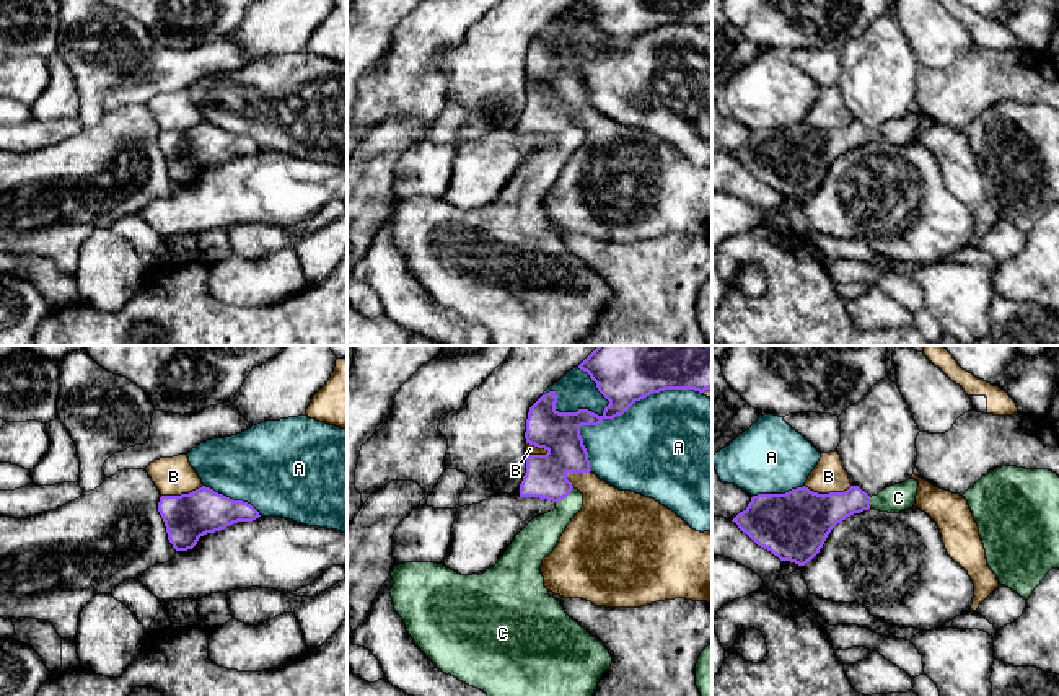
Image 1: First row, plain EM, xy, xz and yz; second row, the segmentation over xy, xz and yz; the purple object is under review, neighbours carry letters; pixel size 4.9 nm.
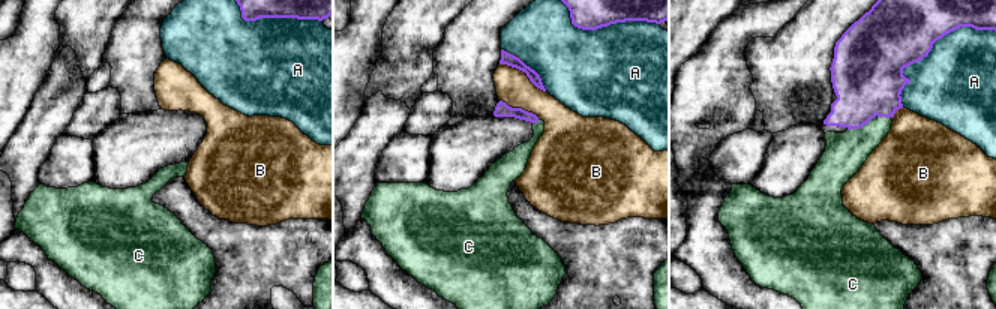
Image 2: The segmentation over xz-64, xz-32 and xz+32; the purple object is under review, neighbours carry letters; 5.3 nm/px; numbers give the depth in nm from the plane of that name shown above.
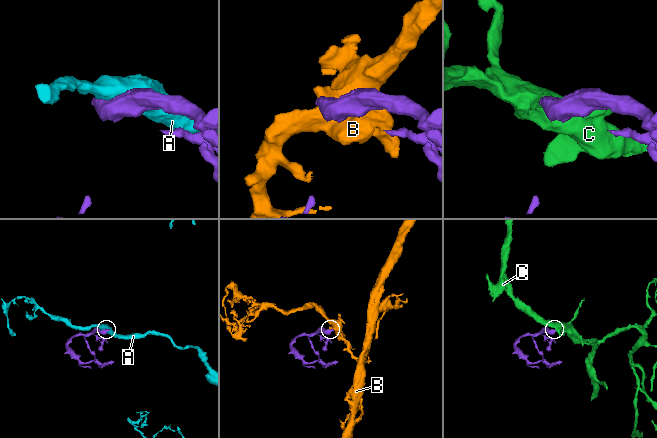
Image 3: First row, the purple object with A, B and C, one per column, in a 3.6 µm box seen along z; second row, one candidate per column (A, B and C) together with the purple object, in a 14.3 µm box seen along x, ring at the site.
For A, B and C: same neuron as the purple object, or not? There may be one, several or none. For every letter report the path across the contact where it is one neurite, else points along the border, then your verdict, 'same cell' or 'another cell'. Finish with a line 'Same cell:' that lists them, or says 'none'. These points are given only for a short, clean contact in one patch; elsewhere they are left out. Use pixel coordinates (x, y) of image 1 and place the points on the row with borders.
A: another cell
B: border along yz (851, 484), (843, 491), (828, 493), (813, 493), (804, 486); another cell
C: runs through xz (546, 475), (564, 496), (564, 512), (540, 537); same cell
Same cell: C

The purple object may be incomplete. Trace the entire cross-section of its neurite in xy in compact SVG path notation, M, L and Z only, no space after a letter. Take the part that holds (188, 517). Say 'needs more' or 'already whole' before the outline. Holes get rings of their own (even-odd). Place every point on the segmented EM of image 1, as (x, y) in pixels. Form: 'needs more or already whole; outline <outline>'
already whole; outline M205 486L189 494L161 496L158 512L176 551L192 549L207 533L261 517L251 504L233 500Z

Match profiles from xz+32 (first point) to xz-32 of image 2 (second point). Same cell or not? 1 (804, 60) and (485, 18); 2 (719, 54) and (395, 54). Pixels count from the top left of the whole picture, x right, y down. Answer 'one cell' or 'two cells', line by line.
1: one cell
2: one cell

